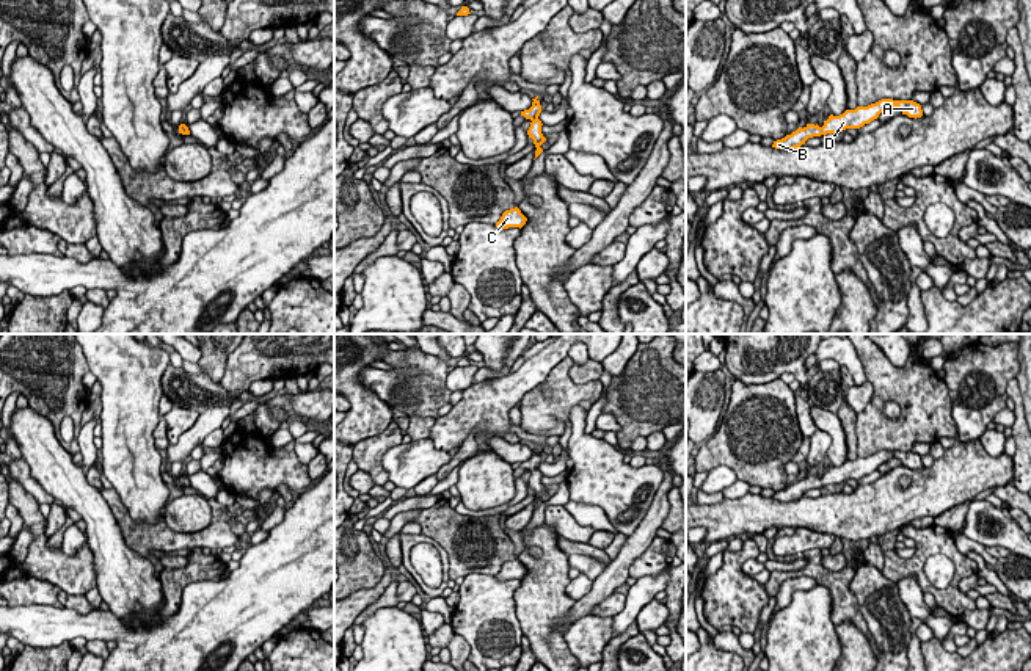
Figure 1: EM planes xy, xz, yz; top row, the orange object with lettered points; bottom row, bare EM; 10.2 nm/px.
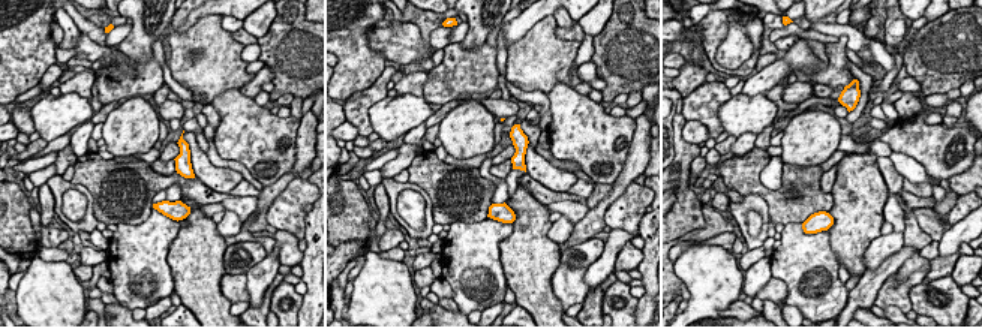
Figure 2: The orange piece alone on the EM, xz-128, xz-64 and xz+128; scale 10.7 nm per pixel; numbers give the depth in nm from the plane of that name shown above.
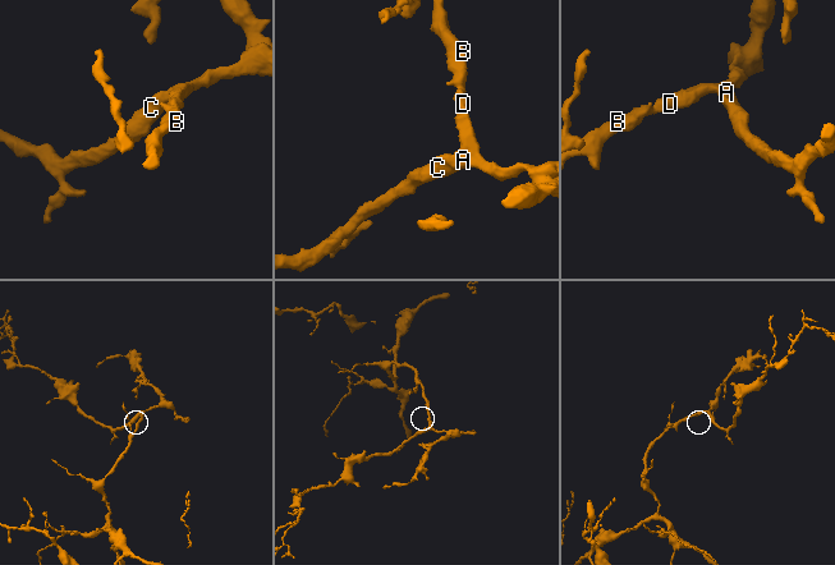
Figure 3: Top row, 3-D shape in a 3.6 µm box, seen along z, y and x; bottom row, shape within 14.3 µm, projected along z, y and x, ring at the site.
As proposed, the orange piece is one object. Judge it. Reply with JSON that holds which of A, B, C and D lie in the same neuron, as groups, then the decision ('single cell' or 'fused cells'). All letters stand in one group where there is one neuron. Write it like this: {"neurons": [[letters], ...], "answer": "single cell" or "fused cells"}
{"neurons": [["A", "B", "C", "D"]], "answer": "single cell"}

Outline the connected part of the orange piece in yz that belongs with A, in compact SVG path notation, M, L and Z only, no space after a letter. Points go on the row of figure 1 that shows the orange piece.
M882 99L876 103L871 103L868 107L857 107L855 110L846 110L840 116L830 114L827 121L824 121L824 125L819 127L818 124L807 124L803 129L799 127L791 135L786 135L781 140L774 141L772 147L775 149L797 149L808 138L821 136L827 133L838 133L846 129L860 129L865 124L869 124L871 121L877 119L879 114L891 107L898 107L902 114L907 114L909 118L921 118L923 110L921 105L913 100L893 100L893 99Z

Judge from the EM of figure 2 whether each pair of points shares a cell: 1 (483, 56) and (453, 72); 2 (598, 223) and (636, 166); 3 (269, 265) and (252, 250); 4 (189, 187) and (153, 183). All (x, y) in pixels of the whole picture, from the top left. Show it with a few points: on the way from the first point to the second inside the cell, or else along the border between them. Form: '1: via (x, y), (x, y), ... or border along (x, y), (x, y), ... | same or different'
1: via (476, 63), (468, 71), (461, 71) | same
2: via (600, 210), (616, 192), (622, 180) | same
3: border along (267, 253), (245, 273) | different
4: via (180, 180), (162, 181) | same

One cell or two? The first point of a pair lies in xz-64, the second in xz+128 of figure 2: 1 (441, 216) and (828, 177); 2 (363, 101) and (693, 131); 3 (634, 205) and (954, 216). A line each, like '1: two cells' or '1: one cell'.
1: two cells
2: two cells
3: one cell

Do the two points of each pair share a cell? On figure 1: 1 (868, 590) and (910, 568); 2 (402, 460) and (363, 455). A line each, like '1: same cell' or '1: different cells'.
1: different cells
2: different cells

